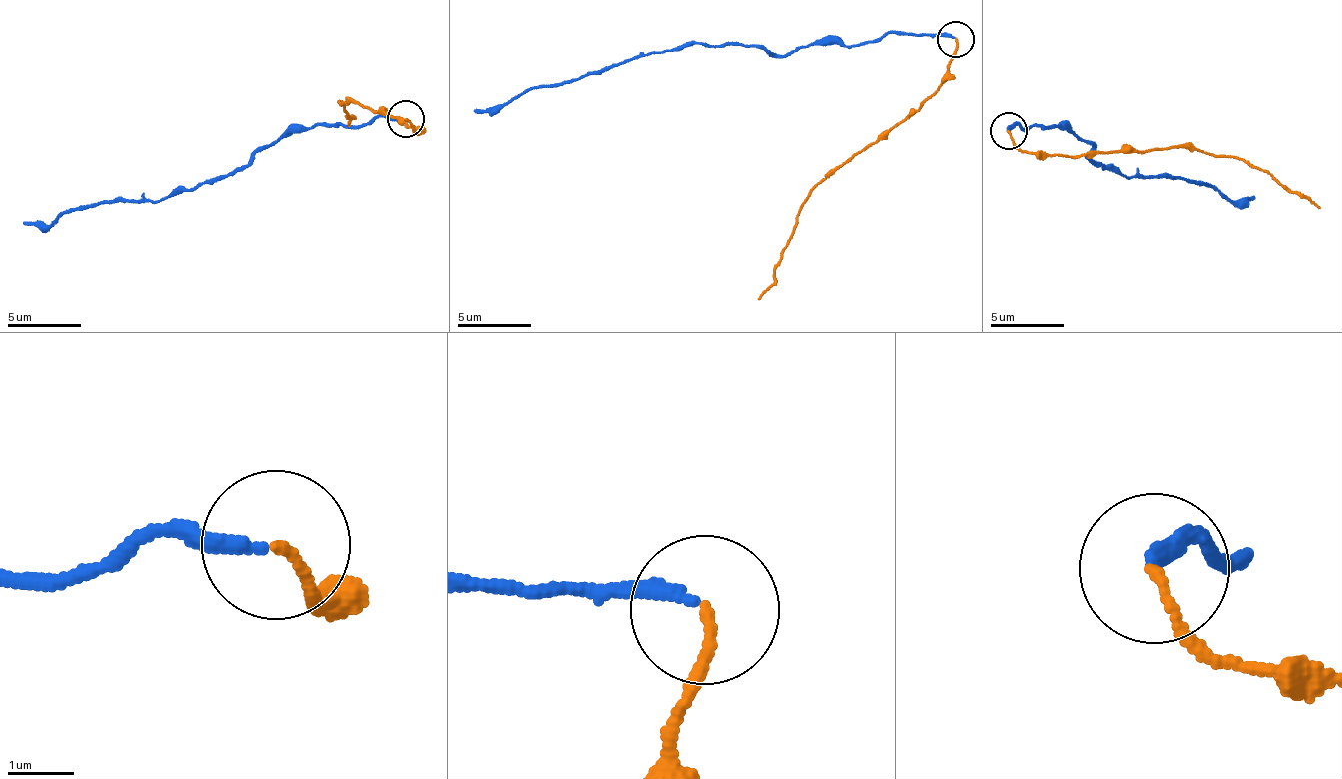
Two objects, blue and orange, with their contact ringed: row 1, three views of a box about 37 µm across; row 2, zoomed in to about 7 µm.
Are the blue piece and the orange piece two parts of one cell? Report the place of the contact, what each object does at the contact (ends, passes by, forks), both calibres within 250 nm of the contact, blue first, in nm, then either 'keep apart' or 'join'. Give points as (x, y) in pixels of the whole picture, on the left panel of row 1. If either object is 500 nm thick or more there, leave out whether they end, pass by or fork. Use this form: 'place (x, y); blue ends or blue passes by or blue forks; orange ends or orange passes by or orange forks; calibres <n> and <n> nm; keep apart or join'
place (405, 119); blue ends; orange ends; calibres 200 and 140 nm; keep apart

